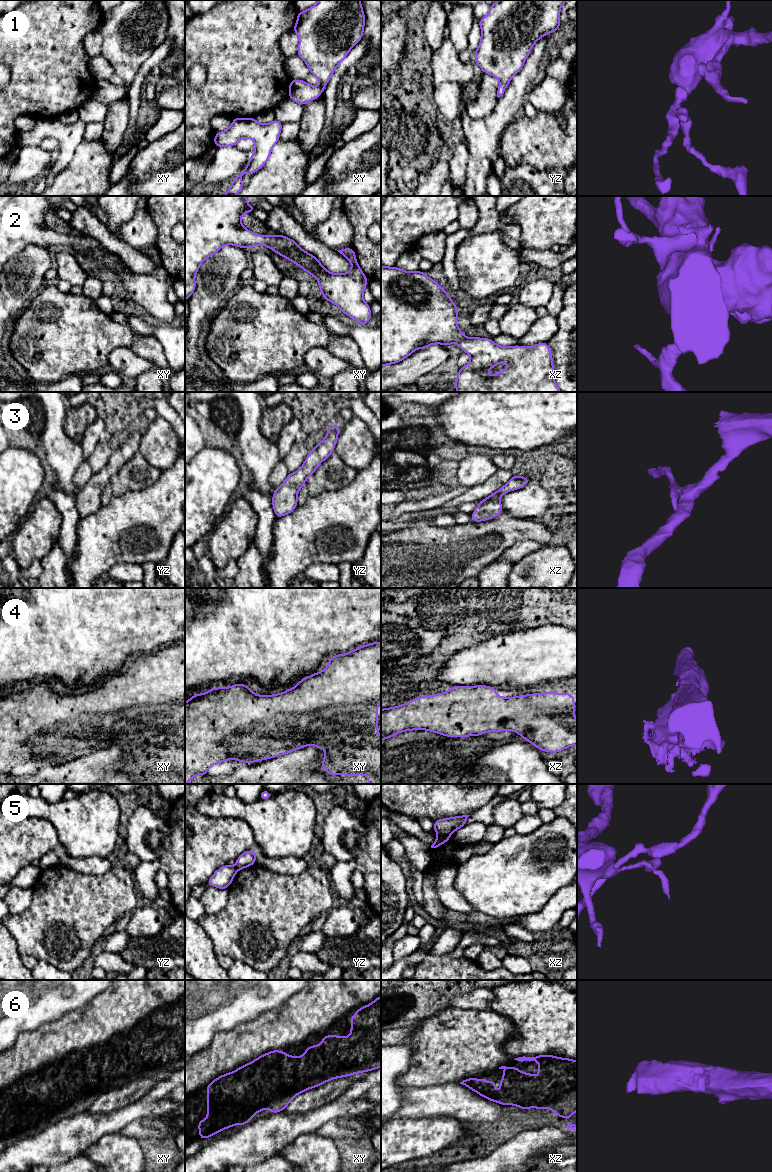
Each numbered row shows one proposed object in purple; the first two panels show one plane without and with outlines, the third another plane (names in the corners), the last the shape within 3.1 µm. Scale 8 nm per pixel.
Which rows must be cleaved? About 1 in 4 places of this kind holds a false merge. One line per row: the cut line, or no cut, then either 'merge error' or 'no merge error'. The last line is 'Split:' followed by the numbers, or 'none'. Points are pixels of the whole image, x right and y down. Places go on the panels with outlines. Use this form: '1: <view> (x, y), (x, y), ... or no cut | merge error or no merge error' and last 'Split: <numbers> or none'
1: no cut | no merge error
2: no cut | no merge error
3: no cut | no merge error
4: no cut | no merge error
5: xz (439, 834), (447, 834), (449, 836) | merge error
6: no cut | no merge error
Split: 5

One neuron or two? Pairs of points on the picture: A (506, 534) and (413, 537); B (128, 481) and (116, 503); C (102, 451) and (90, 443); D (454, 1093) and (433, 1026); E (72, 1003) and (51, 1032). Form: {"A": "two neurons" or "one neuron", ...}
{"A": "one neuron", "B": "two neurons", "C": "two neurons", "D": "two neurons", "E": "two neurons"}

